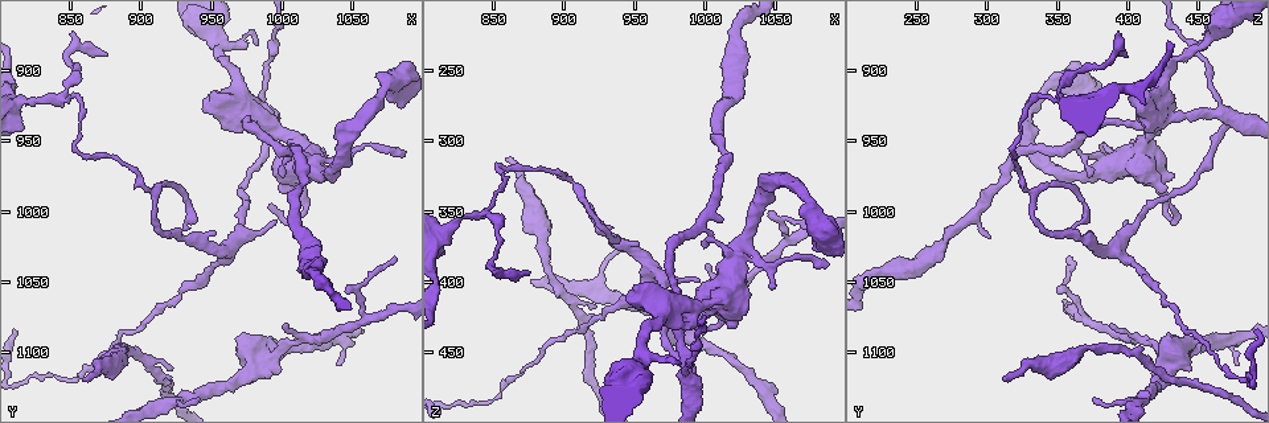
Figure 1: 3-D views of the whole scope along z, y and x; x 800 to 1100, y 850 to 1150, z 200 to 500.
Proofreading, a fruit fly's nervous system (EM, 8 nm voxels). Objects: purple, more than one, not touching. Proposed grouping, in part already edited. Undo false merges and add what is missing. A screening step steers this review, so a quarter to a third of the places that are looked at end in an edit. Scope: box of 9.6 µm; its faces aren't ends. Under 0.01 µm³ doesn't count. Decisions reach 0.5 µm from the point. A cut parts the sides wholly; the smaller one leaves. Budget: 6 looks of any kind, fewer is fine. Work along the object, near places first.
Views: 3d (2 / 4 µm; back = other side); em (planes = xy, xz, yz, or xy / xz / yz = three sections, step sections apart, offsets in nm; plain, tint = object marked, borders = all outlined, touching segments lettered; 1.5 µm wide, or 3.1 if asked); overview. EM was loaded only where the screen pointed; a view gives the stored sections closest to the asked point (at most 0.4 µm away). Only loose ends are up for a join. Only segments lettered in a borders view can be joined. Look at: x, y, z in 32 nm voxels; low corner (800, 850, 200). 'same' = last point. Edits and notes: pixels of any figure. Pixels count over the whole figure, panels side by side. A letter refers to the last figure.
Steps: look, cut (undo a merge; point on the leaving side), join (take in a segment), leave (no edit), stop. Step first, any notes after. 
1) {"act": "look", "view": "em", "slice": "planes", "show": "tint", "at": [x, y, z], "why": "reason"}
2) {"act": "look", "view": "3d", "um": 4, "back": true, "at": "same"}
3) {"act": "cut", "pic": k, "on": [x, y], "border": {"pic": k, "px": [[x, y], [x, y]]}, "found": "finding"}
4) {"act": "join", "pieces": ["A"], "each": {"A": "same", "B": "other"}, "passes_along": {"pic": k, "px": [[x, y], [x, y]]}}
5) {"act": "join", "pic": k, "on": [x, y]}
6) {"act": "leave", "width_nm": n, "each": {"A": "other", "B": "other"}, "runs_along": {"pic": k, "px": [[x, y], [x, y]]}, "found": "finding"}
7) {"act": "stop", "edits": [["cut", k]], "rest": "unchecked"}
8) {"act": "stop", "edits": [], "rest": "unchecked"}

{"act": "look", "view": "em", "slice": "planes", "show": "borders", "at": [860, 962, 320], "why": "abrupt turn"}

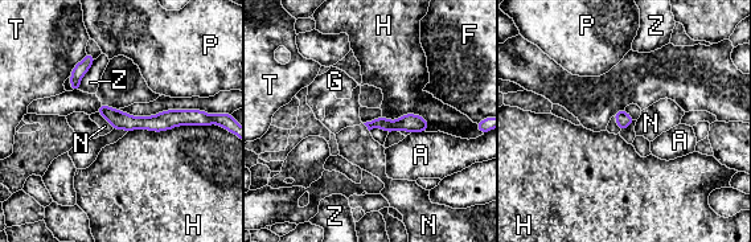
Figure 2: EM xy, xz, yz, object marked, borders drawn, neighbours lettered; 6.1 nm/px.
{"act": "leave", "longest_contact_nm": ["H", 500], "each": {"A": "other", "F": "other", "G": "other", "H": "other", "N": "other", "P": "other", "T": "other", "Z": "other"}, "found": "continuous, no second cell"}

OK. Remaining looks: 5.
{"act": "look", "view": "em", "slice": "planes", "show": "borders", "at": [842, 918, 352]}

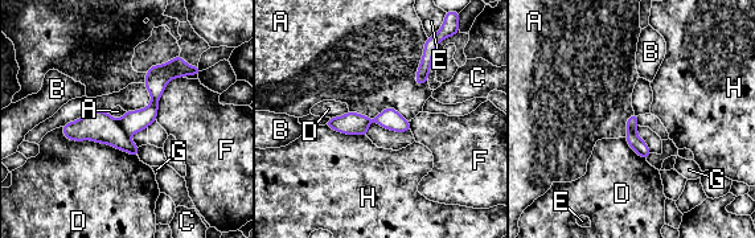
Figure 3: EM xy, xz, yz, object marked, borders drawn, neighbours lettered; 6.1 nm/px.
{"act": "cut", "pic": 3, "on": [132, 122], "each": {"A": "other", "B": "other", "C": "other", "D": "other", "E": "other", "F": "other", "G": "other", "H": "other"}, "border": {"pic": 3, "px": [[119, 120], [128, 136]]}, "found": "a second cell is stuck on"}

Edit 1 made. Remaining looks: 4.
{"act": "look", "view": "overview", "why": "redraw"}

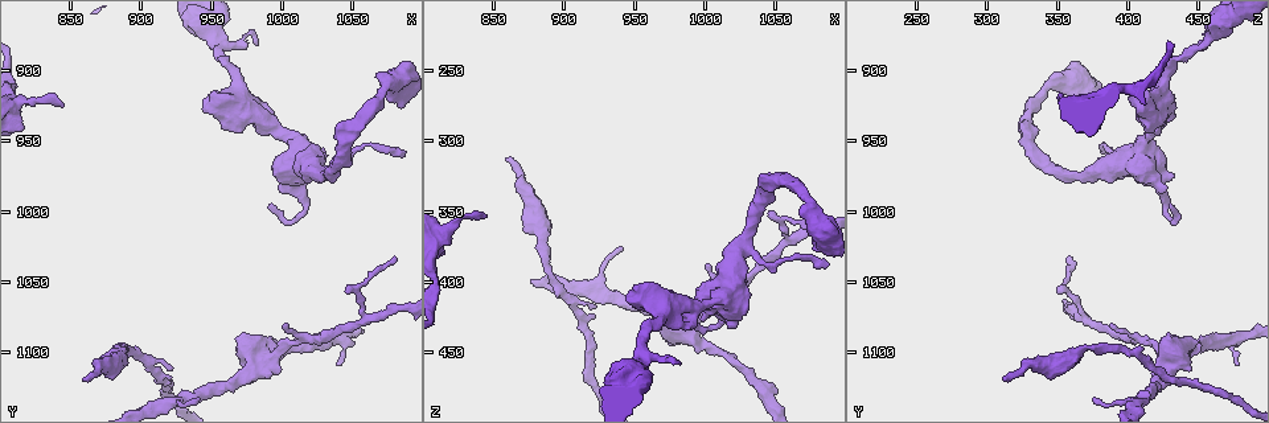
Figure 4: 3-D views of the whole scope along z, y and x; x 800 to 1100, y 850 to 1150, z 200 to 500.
{"act": "look", "view": "3d", "um": 2, "at": [924, 1112, 418], "why": "tapers out"}

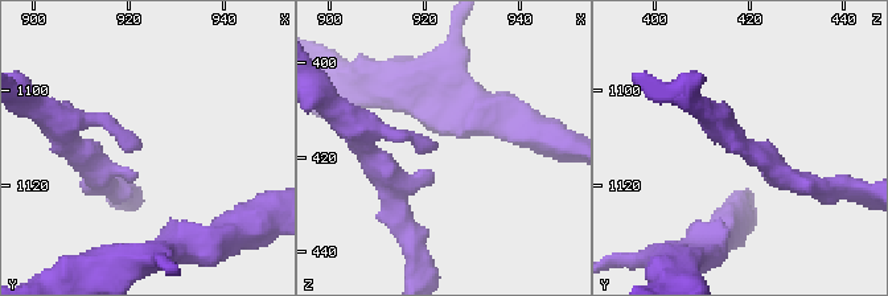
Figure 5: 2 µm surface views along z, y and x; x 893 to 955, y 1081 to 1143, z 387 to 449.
{"act": "look", "view": "em", "slice": "yz", "step": 4, "show": "tint", "at": [922, 1112, 419]}

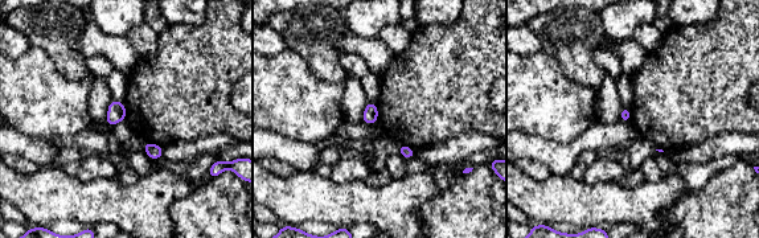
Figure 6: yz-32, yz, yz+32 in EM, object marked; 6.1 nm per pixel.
{"act": "look", "view": "em", "slice": "planes", "show": "borders", "at": "same"}

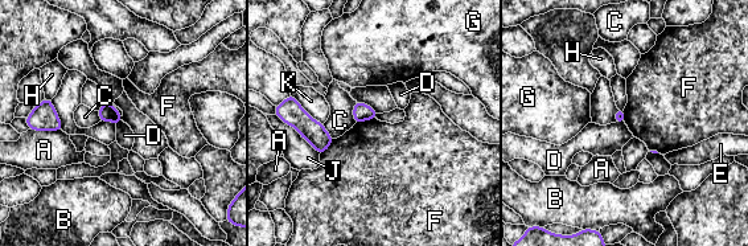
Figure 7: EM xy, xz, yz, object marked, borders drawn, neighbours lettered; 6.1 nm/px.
{"act": "leave", "each": {"A": "other", "B": "other", "C": "other", "D": "other", "E": "other", "F": "other", "G": "other", "H": "other", "J": "other", "K": "other"}, "border": {"pic": 7, "px": [[375, 118], [356, 123]]}, "found": "no lettered segment goes on from it"}

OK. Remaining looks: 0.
{"act": "stop", "edits": [["cut", 3]], "rest": "unchecked"}

